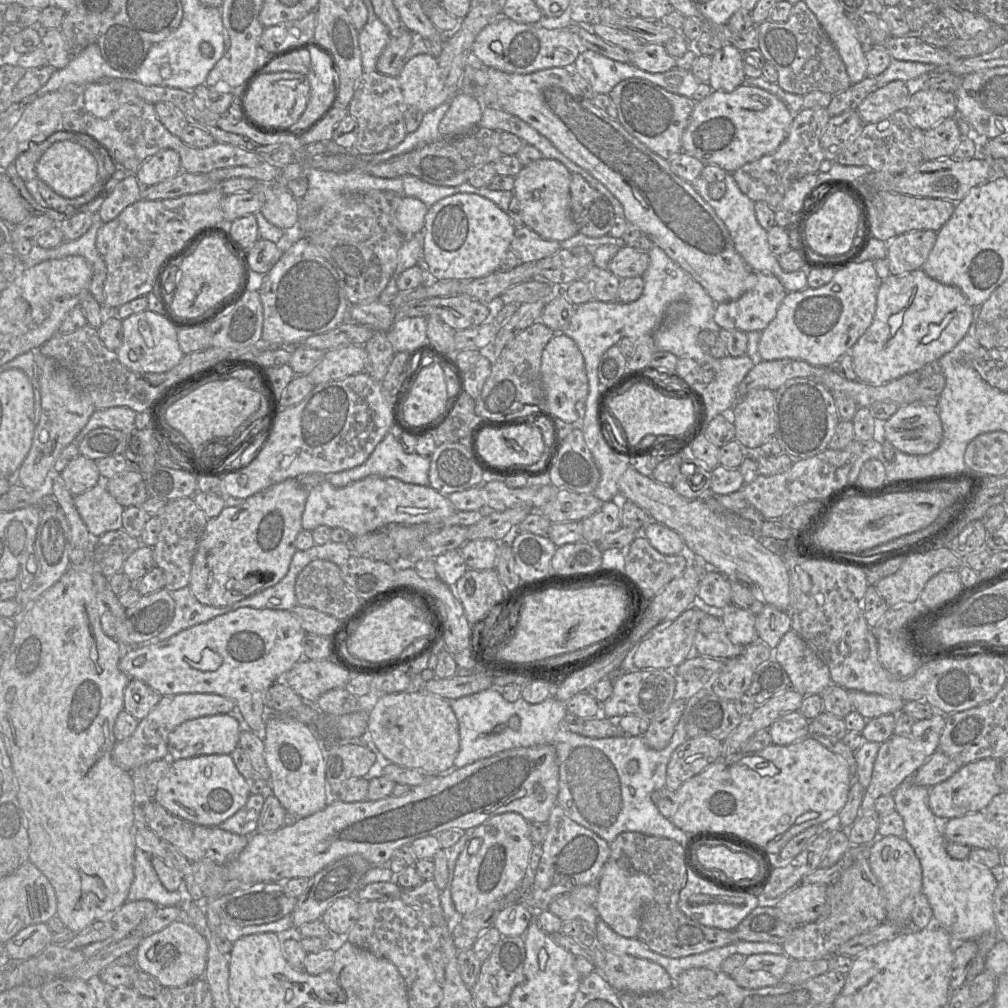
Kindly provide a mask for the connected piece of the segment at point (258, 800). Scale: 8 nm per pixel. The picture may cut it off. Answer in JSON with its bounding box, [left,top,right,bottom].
[218,794,265,835]

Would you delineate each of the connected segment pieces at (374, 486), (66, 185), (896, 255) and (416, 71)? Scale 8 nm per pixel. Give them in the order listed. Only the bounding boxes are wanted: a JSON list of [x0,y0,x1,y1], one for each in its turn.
[[301,476,456,537],[36,141,98,198],[887,230,937,275],[398,53,451,113]]

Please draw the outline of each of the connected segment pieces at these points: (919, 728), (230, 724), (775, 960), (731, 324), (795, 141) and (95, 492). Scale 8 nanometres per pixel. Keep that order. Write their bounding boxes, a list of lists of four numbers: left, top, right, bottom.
[[861,713,946,814],[168,712,244,760],[730,953,790,989],[714,273,787,332],[733,108,830,209],[74,482,125,538]]

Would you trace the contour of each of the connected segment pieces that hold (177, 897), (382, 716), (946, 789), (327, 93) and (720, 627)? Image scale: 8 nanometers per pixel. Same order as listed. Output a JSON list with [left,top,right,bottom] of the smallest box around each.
[[127,848,184,907],[368,690,459,775],[930,758,1002,822],[293,47,338,128],[694,614,746,660]]

